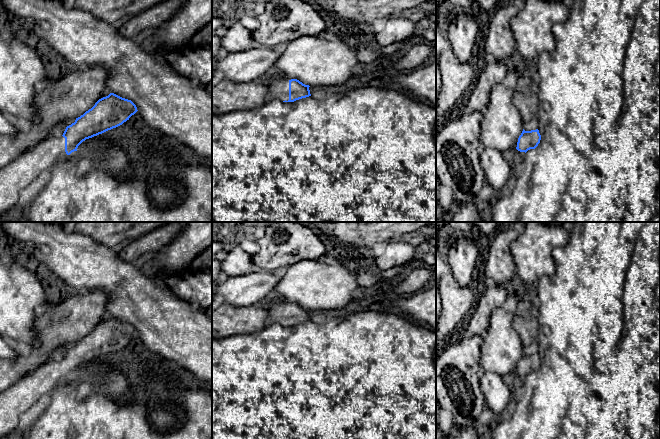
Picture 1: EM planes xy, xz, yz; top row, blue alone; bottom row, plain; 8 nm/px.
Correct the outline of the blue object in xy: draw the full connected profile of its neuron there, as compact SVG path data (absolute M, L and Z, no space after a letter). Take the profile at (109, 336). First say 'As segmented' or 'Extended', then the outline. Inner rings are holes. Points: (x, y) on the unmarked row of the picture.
Extended. M114 317L99 323L61 361L49 359L0 393L0 439L17 431L20 416L59 383L77 375L86 363L122 349L137 336L136 329Z

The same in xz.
Extended. M275 303L267 309L270 323L280 323L283 326L294 326L296 324L311 320L309 309L305 309L297 303L281 304Z

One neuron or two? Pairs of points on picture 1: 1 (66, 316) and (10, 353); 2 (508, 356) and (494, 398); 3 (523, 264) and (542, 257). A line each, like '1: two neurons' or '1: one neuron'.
1: two neurons
2: one neuron
3: one neuron

